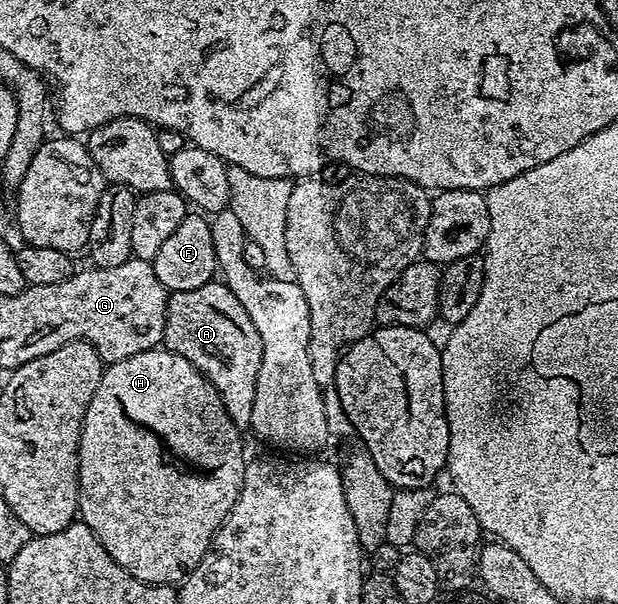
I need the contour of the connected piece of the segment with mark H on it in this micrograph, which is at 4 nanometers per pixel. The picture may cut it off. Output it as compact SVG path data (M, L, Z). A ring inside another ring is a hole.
M155 348L140 352L136 356L128 356L128 360L109 363L103 369L100 384L86 406L78 445L78 514L81 521L85 522L88 528L92 528L100 544L104 544L108 556L112 556L112 560L116 560L116 564L120 564L120 568L127 570L136 580L150 582L154 586L181 583L182 579L200 564L214 541L214 533L225 522L240 496L247 463L247 459L242 458L242 438L236 424L232 424L214 385L195 366L188 364L184 356L165 348Z

